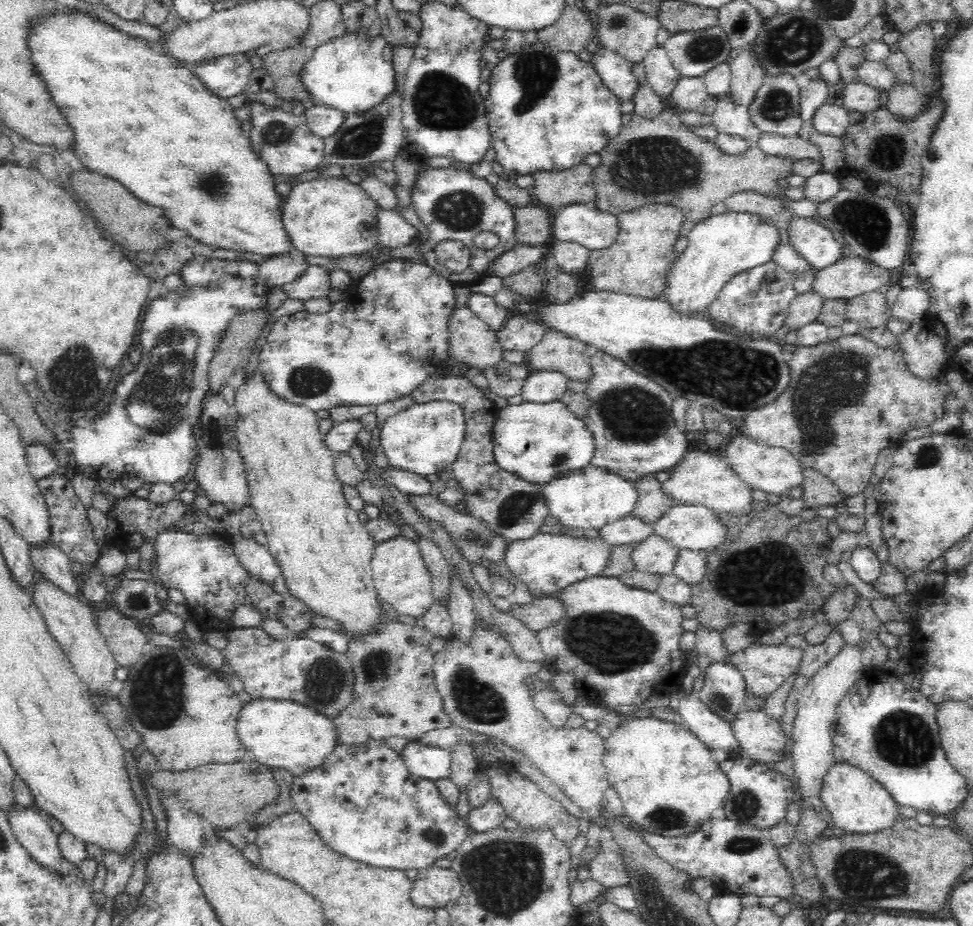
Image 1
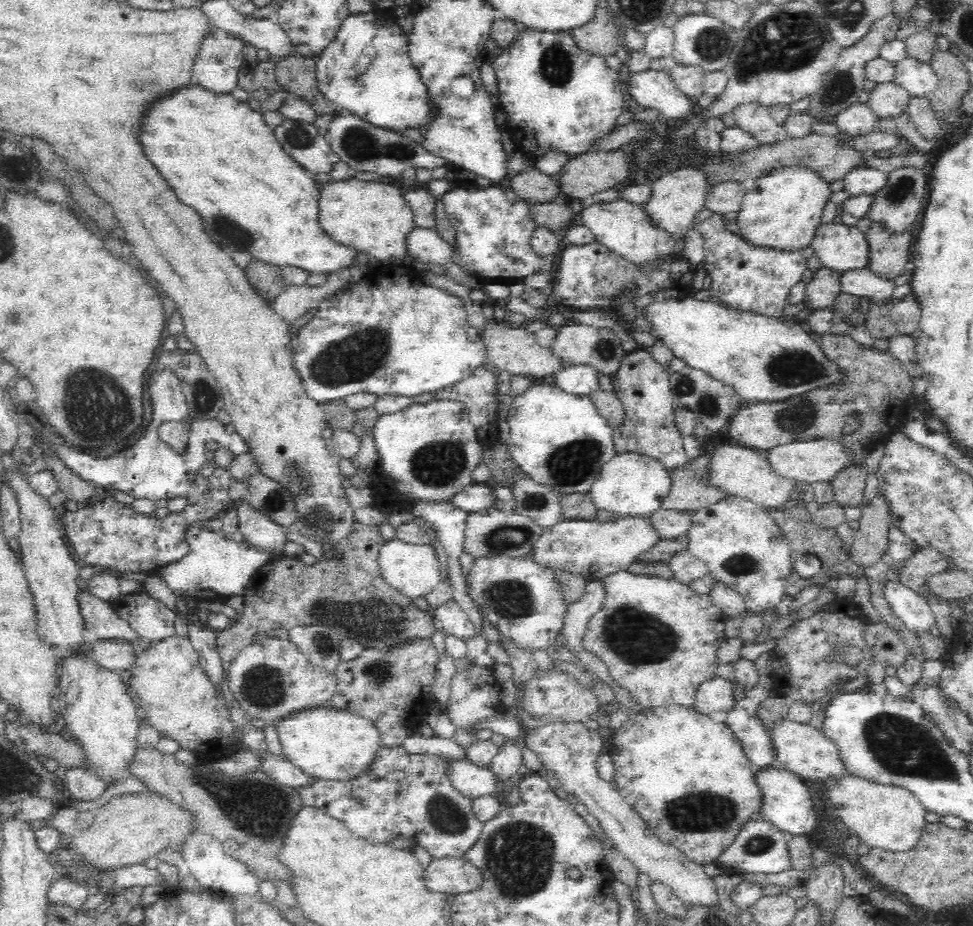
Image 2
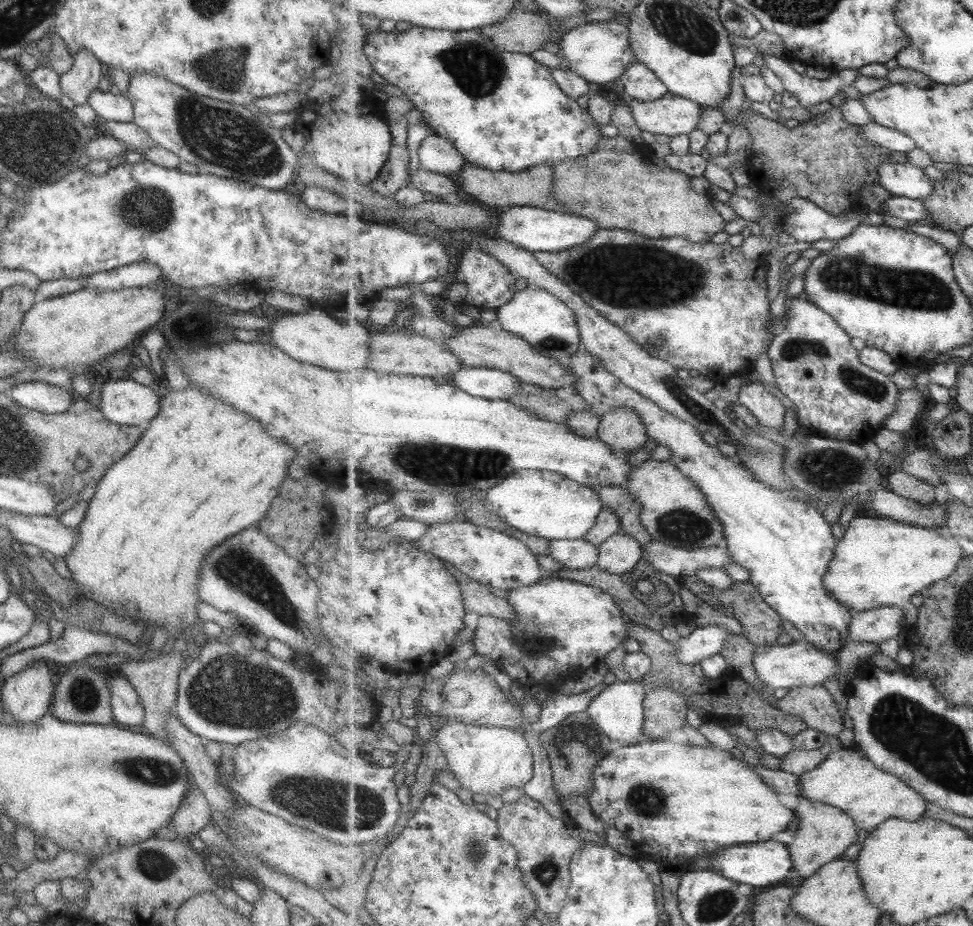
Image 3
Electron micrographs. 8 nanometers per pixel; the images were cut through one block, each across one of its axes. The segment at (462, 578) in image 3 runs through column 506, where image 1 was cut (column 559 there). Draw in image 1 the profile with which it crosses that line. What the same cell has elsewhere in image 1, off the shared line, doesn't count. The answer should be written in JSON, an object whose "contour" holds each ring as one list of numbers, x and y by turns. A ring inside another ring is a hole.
{"contour":[[558,594,552,596,534,597,531,602,525,605,514,604,510,614,523,622,526,627,534,632,552,625,560,620,566,612,564,601]]}

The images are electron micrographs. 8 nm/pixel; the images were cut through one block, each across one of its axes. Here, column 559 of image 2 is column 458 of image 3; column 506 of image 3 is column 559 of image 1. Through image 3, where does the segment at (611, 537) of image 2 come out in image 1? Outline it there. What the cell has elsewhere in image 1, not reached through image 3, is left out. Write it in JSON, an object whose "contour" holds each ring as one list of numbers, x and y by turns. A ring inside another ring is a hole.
{"contour":[[542,532,533,538,511,542,504,560,506,566,516,575,533,596,542,594,557,594,570,584,600,576,608,566,612,556,613,546,602,538,577,538,566,534]]}

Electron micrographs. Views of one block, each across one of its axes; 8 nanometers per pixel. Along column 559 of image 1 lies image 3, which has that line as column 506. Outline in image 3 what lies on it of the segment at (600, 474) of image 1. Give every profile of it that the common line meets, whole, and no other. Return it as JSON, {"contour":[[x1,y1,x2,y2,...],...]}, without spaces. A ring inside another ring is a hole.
{"contour":[[515,471,503,483,485,493,490,512,499,515,507,525,551,542,586,539,594,528,599,513,604,509,601,495,594,488,557,472]]}

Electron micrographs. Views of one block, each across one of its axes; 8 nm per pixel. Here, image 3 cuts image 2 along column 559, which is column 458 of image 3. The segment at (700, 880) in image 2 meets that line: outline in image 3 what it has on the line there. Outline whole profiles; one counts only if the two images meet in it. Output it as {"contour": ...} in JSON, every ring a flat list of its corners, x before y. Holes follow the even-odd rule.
{"contour":[[449,721,437,730,435,740,447,759,447,767,471,794,500,795,507,786,523,790,534,777,534,754,521,731]]}

